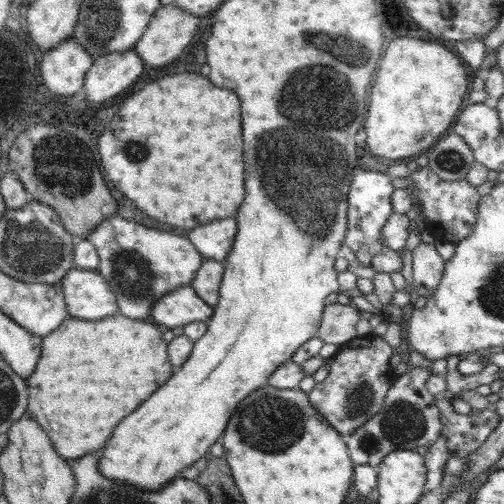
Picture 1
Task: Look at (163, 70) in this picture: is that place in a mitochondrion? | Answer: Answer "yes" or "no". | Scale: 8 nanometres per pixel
no

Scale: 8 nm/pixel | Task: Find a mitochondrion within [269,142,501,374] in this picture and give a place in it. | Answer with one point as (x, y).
(452, 161)

